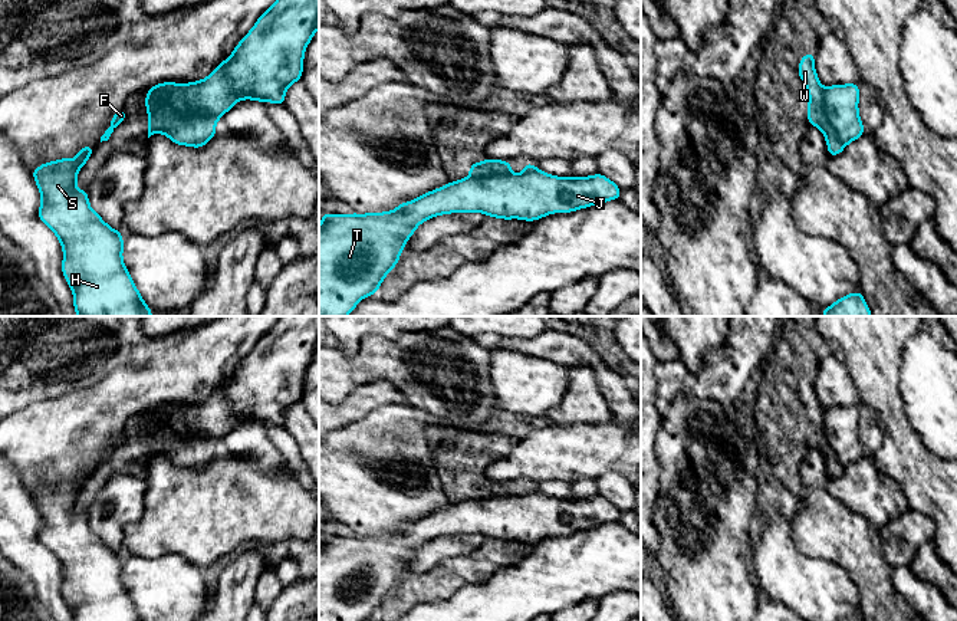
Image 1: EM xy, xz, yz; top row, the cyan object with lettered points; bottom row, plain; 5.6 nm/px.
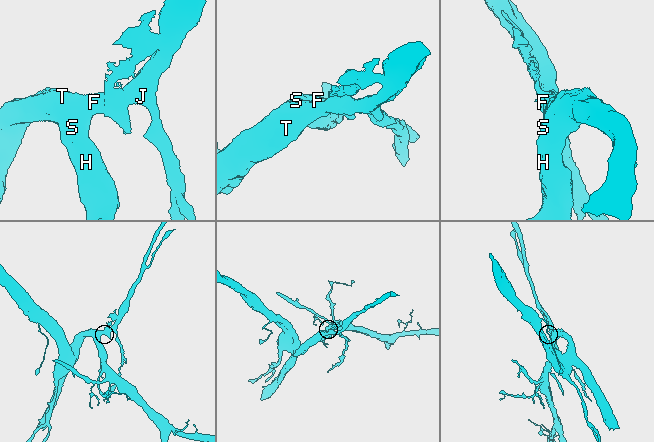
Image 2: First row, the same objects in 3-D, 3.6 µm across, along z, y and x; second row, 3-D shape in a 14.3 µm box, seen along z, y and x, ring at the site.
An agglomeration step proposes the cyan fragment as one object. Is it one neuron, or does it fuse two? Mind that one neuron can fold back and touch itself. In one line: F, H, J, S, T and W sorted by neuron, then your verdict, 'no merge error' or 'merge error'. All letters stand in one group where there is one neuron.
groups F H J S T / W; merge error

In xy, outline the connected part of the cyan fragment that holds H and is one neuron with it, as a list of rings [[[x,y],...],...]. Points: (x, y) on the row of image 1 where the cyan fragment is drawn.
[[[86,145],[73,160],[60,158],[33,170],[42,196],[39,218],[62,244],[62,273],[73,292],[76,316],[152,316],[124,264],[124,233],[114,230],[91,208],[86,190],[76,188],[78,172],[93,150]]]

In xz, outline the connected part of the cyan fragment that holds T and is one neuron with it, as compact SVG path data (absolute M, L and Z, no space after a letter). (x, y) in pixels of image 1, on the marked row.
M536 168L451 181L394 211L325 213L319 227L319 316L348 316L361 299L378 293L405 243L431 217L478 211L496 218L537 221L552 213L570 213L619 197L621 188L601 172L555 177Z

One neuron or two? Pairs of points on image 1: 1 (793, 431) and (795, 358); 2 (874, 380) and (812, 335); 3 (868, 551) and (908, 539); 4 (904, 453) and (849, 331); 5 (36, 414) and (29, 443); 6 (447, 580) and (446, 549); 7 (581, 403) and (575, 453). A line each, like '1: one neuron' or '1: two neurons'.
1: one neuron
2: two neurons
3: two neurons
4: one neuron
5: one neuron
6: two neurons
7: two neurons

